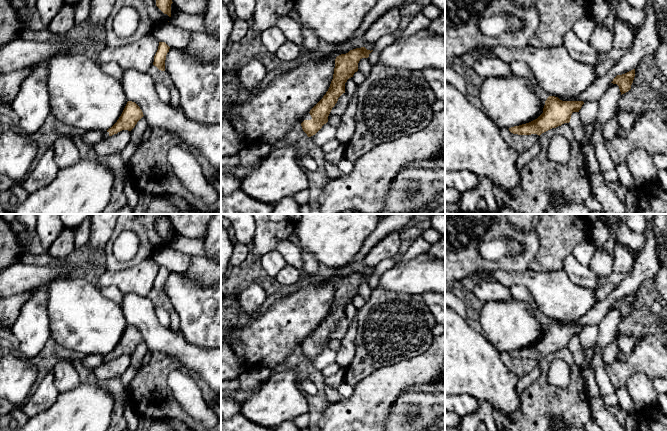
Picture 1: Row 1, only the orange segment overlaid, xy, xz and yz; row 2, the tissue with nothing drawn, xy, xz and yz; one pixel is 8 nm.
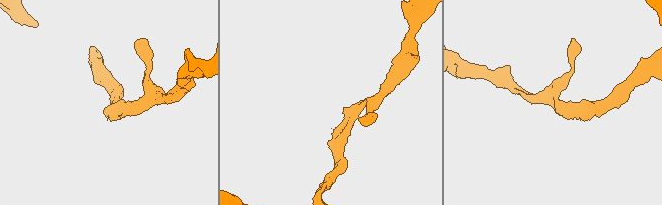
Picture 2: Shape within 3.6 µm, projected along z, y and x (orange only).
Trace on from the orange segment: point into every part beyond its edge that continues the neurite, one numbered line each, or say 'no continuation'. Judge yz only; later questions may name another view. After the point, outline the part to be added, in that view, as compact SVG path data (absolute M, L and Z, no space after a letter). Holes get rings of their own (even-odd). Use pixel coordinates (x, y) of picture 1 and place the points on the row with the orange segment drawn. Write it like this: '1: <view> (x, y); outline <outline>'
no continuation

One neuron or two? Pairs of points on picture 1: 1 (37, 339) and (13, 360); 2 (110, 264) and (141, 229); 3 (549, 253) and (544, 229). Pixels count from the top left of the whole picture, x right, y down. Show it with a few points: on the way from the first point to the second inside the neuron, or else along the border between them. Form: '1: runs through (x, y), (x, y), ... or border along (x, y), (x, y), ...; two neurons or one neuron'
1: border along (17, 354), (29, 360); two neurons
2: runs through (124, 265), (133, 262), (144, 251), (144, 243); one neuron
3: runs through (549, 247), (549, 235); one neuron

